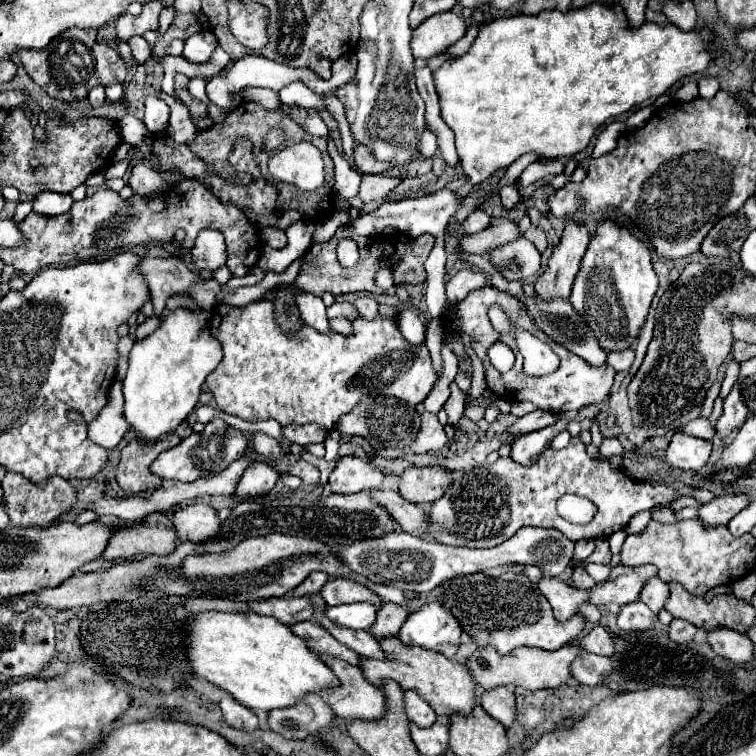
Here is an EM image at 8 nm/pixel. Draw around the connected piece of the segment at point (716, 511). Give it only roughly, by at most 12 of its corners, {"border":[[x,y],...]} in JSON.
{"border":[[746,493],[718,495],[700,507],[704,525],[726,525],[748,503]]}

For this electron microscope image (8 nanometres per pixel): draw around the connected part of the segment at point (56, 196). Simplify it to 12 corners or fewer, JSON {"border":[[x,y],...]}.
{"border":[[40,193],[32,211],[40,215],[62,215],[72,207],[70,195]]}

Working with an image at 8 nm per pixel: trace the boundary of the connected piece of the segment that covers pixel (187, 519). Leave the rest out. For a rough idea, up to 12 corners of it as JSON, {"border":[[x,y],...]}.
{"border":[[182,505],[170,521],[180,541],[196,545],[220,529],[216,509]]}

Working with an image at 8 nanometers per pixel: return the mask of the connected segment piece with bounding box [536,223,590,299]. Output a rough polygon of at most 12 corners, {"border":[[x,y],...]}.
{"border":[[568,223],[546,271],[536,279],[544,299],[570,297],[590,243],[584,225]]}

